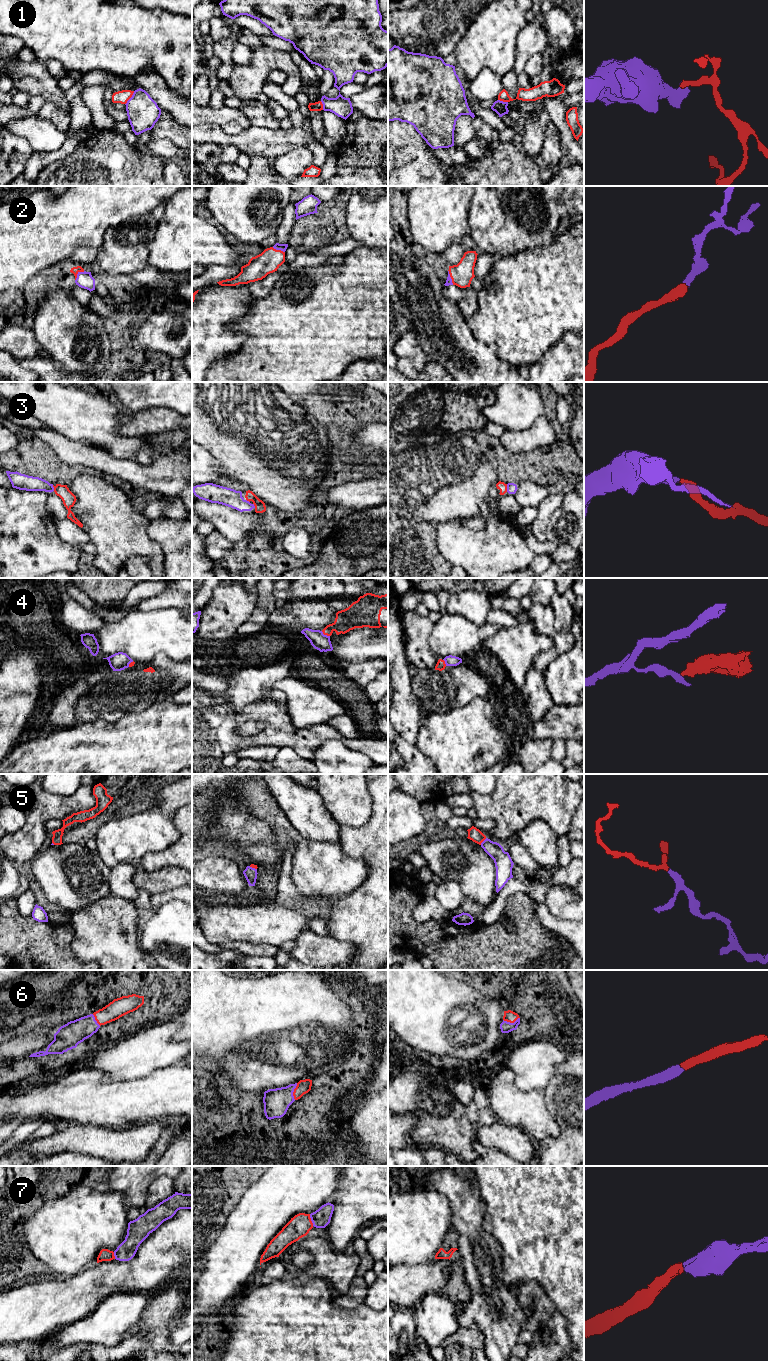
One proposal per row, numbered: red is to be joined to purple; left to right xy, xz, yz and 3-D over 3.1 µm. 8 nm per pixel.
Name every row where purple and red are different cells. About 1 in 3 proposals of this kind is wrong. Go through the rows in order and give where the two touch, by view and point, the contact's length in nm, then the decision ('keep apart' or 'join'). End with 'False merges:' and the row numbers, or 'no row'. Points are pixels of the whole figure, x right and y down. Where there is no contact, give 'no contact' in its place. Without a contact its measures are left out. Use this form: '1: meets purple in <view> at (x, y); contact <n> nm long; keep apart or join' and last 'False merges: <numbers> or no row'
1: meets purple in xy at (130, 98); contact 130 nm long; keep apart
2: meets purple in xy at (77, 274); contact 110 nm long; join
3: meets purple in yz at (507, 488); contact 60 nm long; join
4: meets purple in xz at (325, 635); contact 80 nm long; keep apart
5: meets purple in yz at (483, 841); contact 80 nm long; join
6: meets purple in xz at (293, 1091); contact 140 nm long; join
7: meets purple in xz at (311, 1220); contact 100 nm long; join
False merges: 1, 4

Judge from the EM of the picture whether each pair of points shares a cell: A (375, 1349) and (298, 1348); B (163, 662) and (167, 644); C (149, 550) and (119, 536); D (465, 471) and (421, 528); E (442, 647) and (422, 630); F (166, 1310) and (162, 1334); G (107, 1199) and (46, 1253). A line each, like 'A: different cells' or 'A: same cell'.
A: same cell
B: different cells
C: same cell
D: different cells
E: different cells
F: same cell
G: same cell

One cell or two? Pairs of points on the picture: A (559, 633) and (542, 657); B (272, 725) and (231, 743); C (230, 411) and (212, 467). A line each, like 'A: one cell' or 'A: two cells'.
A: one cell
B: one cell
C: two cells

